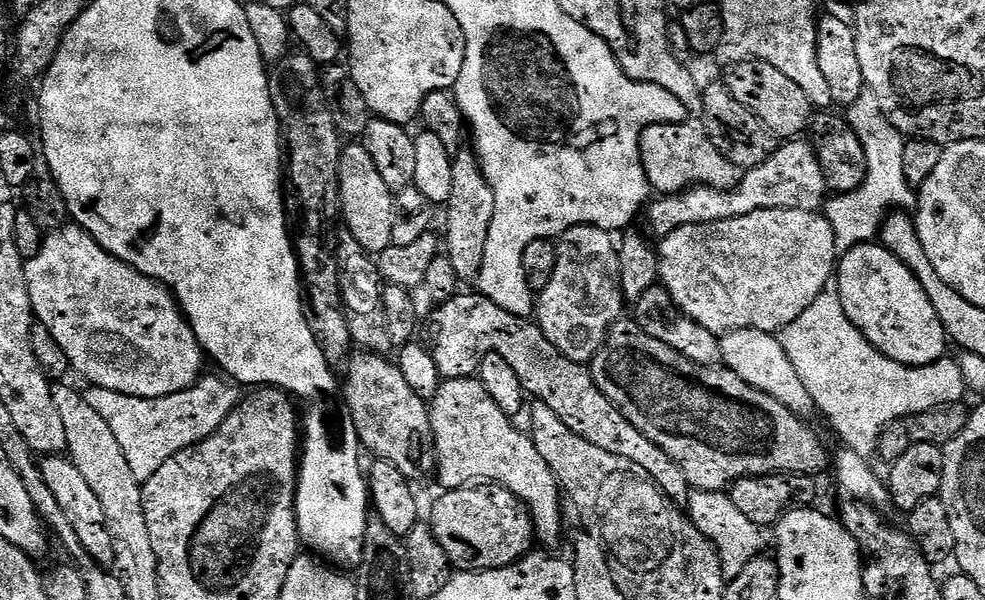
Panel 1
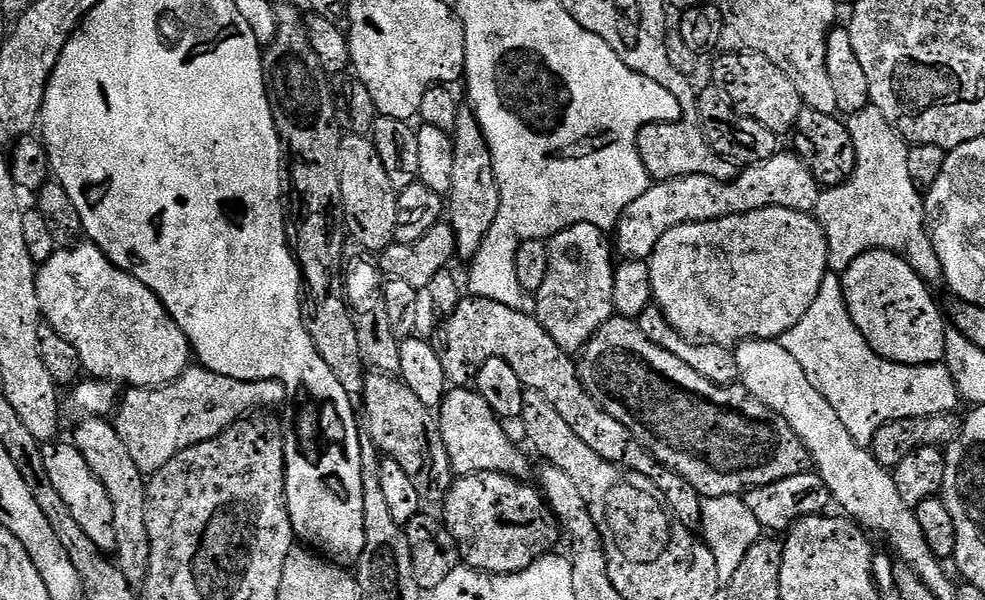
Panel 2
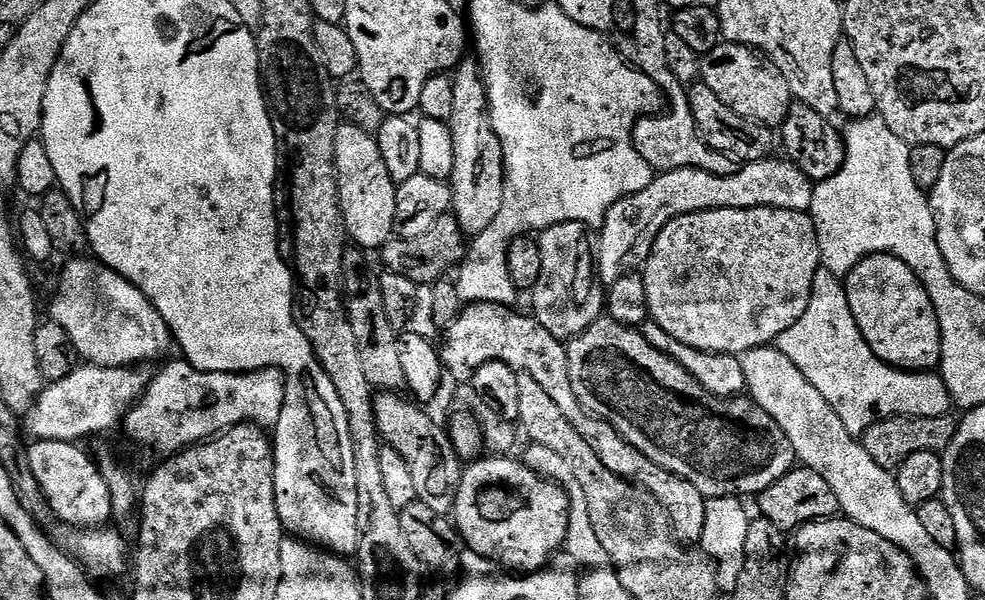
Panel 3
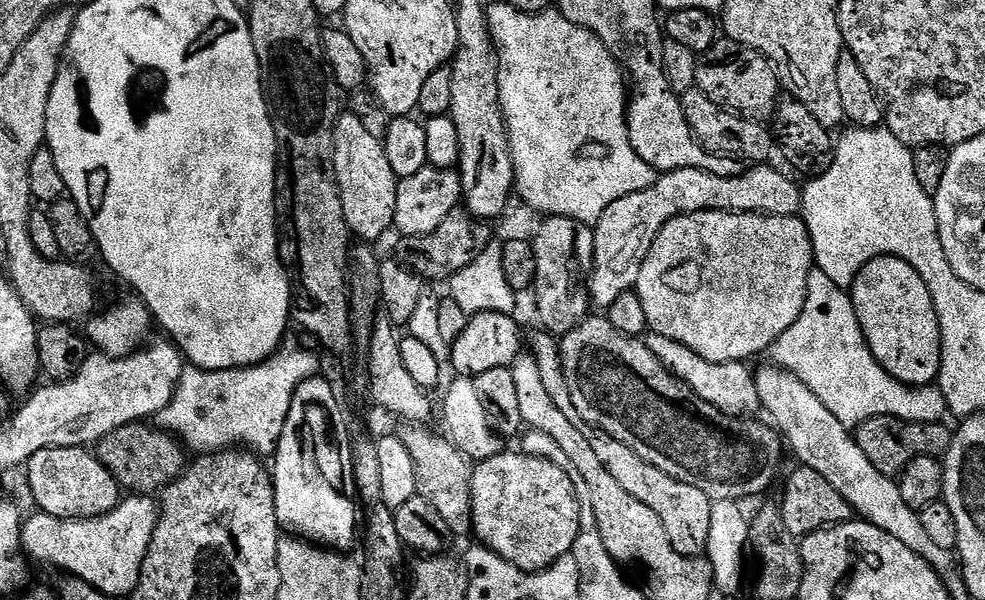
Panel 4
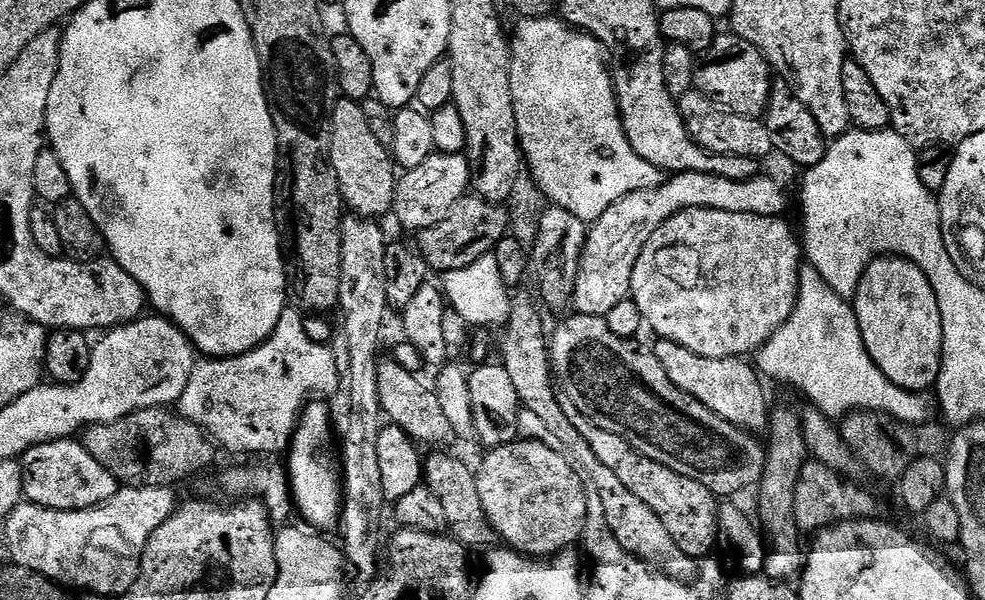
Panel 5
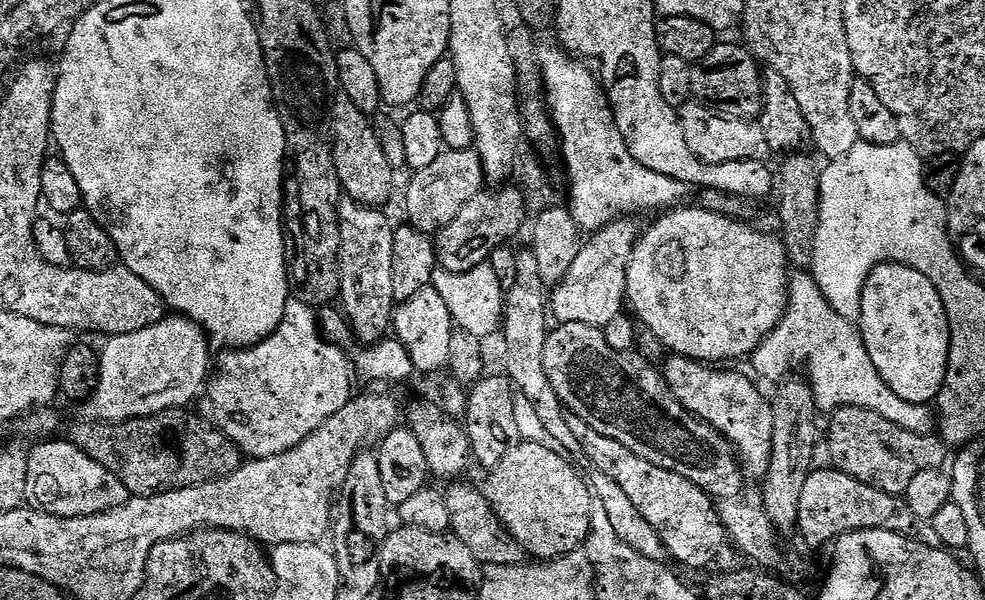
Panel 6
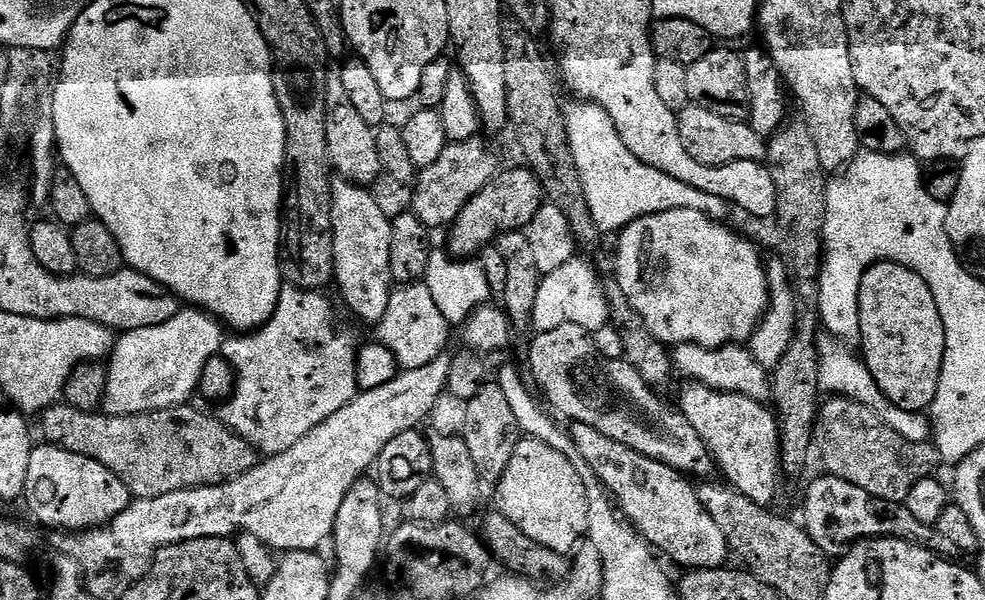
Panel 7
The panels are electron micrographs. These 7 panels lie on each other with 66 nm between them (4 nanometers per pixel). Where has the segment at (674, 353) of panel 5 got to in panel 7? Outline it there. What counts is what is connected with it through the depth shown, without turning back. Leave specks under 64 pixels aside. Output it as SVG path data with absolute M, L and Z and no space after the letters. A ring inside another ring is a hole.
M685 383L680 392L678 407L680 413L694 426L694 430L704 439L711 452L715 465L724 471L723 479L731 484L737 492L750 498L755 504L771 505L772 499L780 492L782 469L780 466L780 427L776 424L776 413L767 403L750 398L737 392L720 392L705 384Z

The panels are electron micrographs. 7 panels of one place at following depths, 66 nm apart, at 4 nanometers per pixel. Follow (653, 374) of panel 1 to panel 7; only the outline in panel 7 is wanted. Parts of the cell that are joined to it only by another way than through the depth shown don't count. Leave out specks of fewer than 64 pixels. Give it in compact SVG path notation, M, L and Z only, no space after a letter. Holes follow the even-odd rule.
M567 324L566 326L558 326L554 330L546 330L545 332L536 332L533 335L532 350L528 354L528 362L532 366L532 374L540 383L541 388L544 390L545 396L548 398L547 403L557 408L564 416L569 416L572 420L577 420L580 424L585 424L588 428L593 428L596 432L601 432L606 439L612 440L613 445L621 444L626 446L630 450L634 450L638 454L643 456L649 456L655 460L661 460L666 466L670 466L681 474L691 474L693 477L704 476L700 478L708 478L712 470L714 472L714 459L711 452L708 451L708 445L704 443L704 439L696 433L694 426L690 426L690 422L686 422L686 418L680 413L679 407L667 404L663 400L661 393L657 389L651 388L646 382L646 378L642 378L642 374L638 374L638 370L634 370L634 366L628 363L627 360L606 360L601 356L600 351L596 349L596 342L593 333L587 332L582 326L574 326L573 324Z

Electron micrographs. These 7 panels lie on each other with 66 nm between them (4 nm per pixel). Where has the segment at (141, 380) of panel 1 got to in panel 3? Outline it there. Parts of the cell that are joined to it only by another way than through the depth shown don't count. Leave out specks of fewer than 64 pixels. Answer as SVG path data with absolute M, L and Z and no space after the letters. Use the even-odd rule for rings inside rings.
M72 258L65 264L68 265L60 272L60 289L52 300L50 316L62 330L66 330L66 334L70 334L70 342L74 342L74 350L78 350L81 361L96 364L99 368L136 368L148 366L144 364L152 364L155 360L163 361L163 356L173 351L172 331L138 286L95 258Z

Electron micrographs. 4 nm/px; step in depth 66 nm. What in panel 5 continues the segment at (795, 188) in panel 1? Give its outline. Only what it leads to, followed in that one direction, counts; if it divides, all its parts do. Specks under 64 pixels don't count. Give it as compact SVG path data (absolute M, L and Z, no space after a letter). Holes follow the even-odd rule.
M678 172L665 179L661 188L641 190L626 198L614 202L602 218L598 218L587 229L584 250L580 253L580 269L576 271L576 289L572 291L571 307L581 316L603 316L607 318L610 310L618 306L618 302L629 299L634 278L634 266L644 253L644 248L654 238L654 230L658 230L667 220L674 218L680 212L691 208L718 210L730 214L754 214L755 216L783 217L788 208L788 196L784 188L776 180L758 174L750 180L730 180L721 176L711 176L708 172Z

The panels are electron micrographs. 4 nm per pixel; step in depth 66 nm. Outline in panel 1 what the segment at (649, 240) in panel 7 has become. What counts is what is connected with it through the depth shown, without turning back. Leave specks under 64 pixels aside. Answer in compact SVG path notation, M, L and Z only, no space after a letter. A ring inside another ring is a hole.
M763 208L754 214L742 214L742 218L726 218L722 222L706 222L705 224L687 224L686 226L682 226L659 241L658 259L660 262L659 283L670 294L673 305L687 319L698 322L713 334L746 330L747 328L773 334L783 332L786 326L790 326L790 322L794 322L794 318L798 318L798 314L802 314L802 310L806 310L806 306L810 306L810 302L814 302L814 298L818 298L818 294L822 294L826 282L833 279L838 267L836 235L830 226L828 217L820 212L786 210L785 208Z

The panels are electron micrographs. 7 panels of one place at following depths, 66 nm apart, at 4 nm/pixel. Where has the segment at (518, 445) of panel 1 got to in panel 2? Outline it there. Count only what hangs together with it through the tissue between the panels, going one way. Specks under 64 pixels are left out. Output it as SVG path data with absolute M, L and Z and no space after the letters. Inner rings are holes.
M453 387L447 393L438 407L438 423L442 442L446 442L446 454L450 454L450 466L457 477L469 476L471 472L501 472L507 476L524 478L528 472L528 460L523 456L521 449L512 444L510 438L504 433L501 421L490 410L486 398L482 398L479 392L471 387Z

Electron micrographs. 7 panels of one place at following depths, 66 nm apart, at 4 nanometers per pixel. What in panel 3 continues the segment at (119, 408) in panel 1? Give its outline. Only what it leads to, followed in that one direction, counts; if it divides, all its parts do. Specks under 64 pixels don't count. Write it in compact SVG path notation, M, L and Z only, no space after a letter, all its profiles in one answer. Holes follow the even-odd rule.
M176 358L173 364L167 364L163 365L165 368L149 383L147 392L122 421L122 428L128 431L129 438L144 448L175 454L229 432L239 424L254 424L258 428L272 430L285 411L286 377L279 368L267 368L261 372L203 372L183 358Z

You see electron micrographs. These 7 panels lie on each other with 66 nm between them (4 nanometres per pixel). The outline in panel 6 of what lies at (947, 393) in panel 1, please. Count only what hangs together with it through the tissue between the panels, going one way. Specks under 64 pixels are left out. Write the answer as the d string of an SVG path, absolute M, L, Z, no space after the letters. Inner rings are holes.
M809 290L809 292L793 291L788 298L788 312L790 315L785 314L780 319L779 326L752 351L750 363L752 363L753 370L751 369L751 371L761 381L763 381L762 379L773 380L773 382L787 380L795 373L792 372L795 368L800 368L803 364L808 364L806 379L810 387L812 387L817 409L821 413L831 414L838 408L858 406L866 410L874 410L880 415L880 419L885 425L899 428L902 432L918 434L919 436L933 435L934 416L933 413L932 416L928 413L930 411L929 405L902 402L902 398L898 398L898 394L894 394L894 390L890 390L890 386L886 386L886 382L882 382L878 370L874 370L874 362L870 362L870 354L866 354L866 346L864 345L864 339L862 338L859 327L853 321L842 318L842 314L838 314L838 310L829 308L827 302L824 301L823 294L815 290ZM815 312L826 313L824 324L795 324L791 320L791 316L796 320L804 320L807 316L814 315Z

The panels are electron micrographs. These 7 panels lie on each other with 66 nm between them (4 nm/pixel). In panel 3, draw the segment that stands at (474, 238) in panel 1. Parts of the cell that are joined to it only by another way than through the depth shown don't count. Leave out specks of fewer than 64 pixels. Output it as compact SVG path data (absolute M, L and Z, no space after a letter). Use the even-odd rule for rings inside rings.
M465 58L451 73L454 106L447 125L454 138L454 170L450 179L452 211L465 237L475 238L498 218L504 193L504 155L502 142L488 113L488 95L484 75L475 59Z

